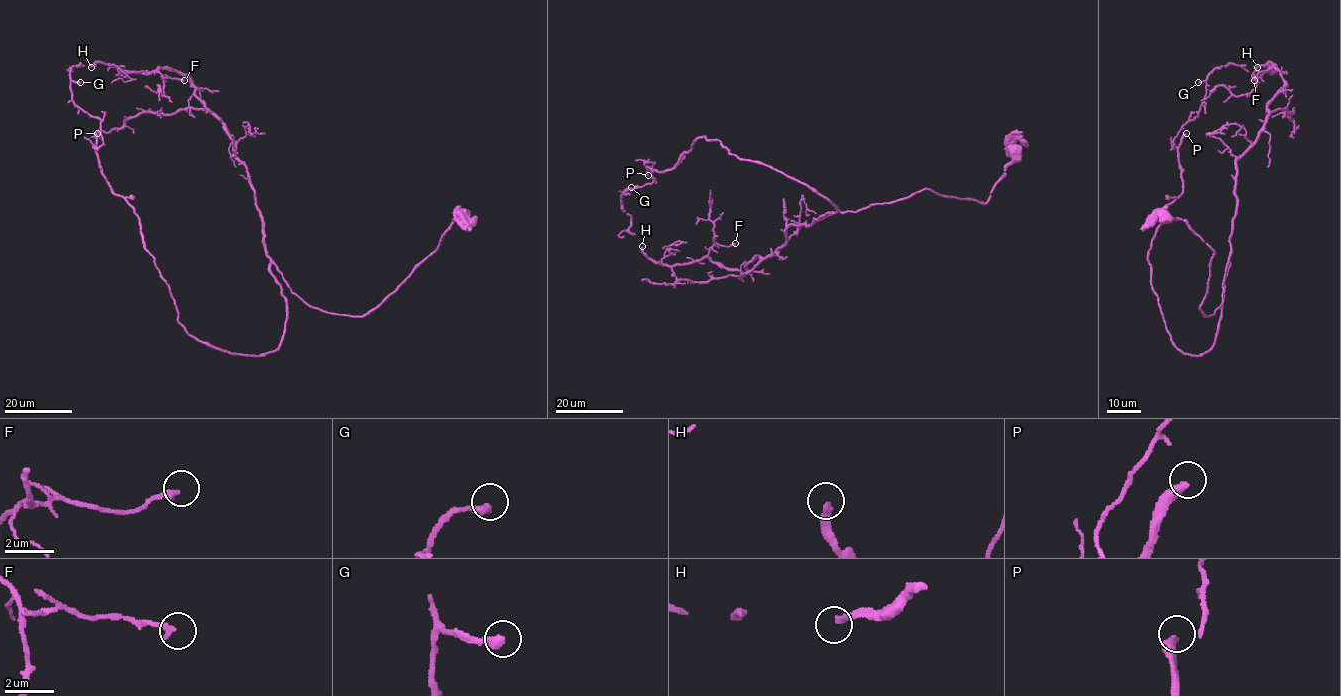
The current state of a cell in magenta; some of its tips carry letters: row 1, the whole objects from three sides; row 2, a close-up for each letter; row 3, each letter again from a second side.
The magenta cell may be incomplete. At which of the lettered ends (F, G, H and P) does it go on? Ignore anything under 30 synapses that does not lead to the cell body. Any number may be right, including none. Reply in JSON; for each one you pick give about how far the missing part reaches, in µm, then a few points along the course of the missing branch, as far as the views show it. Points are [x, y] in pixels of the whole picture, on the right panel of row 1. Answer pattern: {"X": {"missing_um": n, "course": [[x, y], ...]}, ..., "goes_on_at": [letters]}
{"P": {"missing_um": 70, "course": [[1186, 133], [1200, 117], [1234, 114], [1266, 100], [1274, 87], [1280, 89], [1273, 111], [1290, 111]]}, "goes_on_at": ["P"]}

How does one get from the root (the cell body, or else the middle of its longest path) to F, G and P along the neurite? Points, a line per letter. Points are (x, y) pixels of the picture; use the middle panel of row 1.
F: (1016, 154), (986, 203), (923, 189), (838, 211), (790, 225), (786, 241), (745, 273), (708, 255), (735, 243)
G: (1016, 154), (986, 203), (923, 189), (822, 219), (827, 199), (705, 137), (631, 187)
P: (1016, 154), (986, 203), (923, 189), (822, 219), (837, 211), (827, 199), (718, 140), (699, 137), (648, 175)

